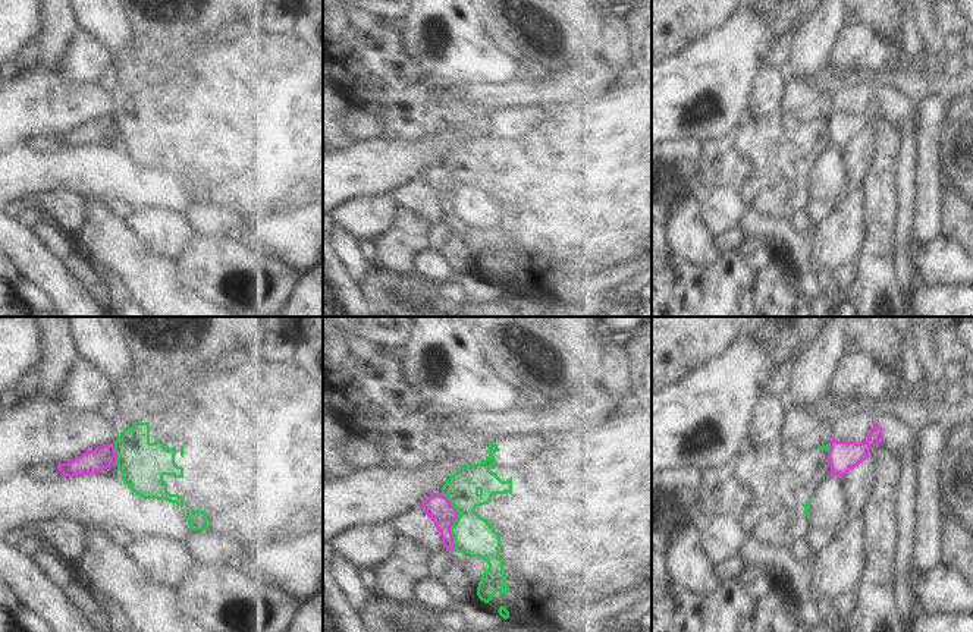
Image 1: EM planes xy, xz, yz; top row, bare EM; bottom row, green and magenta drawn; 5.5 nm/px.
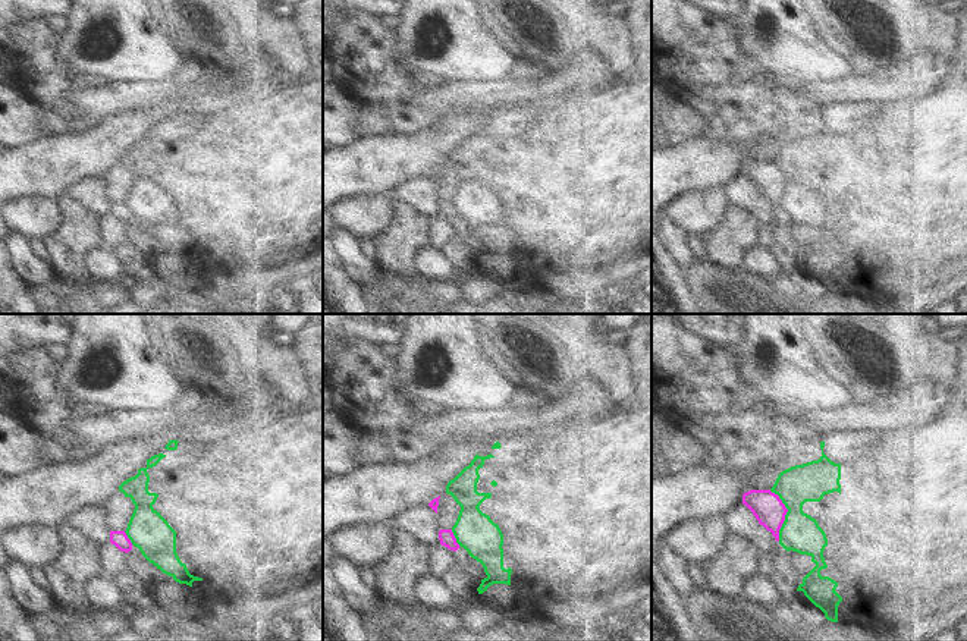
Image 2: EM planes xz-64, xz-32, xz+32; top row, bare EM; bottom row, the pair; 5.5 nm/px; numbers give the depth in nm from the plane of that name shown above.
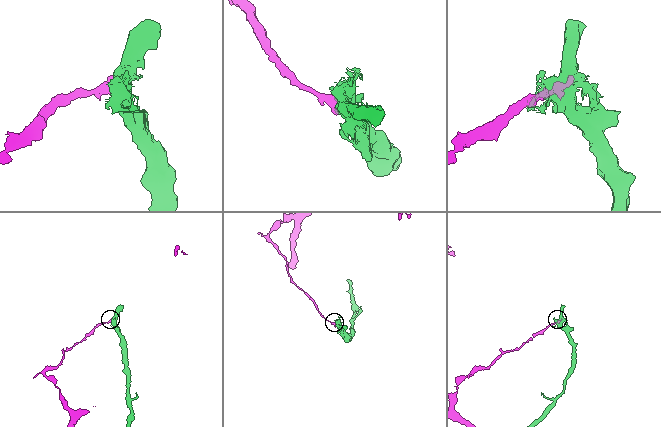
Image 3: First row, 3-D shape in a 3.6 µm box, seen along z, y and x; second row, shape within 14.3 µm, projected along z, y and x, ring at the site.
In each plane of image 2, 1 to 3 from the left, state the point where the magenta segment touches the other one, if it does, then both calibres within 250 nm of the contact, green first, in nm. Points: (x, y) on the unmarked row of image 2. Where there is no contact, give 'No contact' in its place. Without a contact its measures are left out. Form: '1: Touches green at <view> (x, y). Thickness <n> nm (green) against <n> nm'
1: Touches green at xz-64 (128, 209). Thickness 220 nm (green) against 90 nm
2: Touches green at xz-32 (455, 209). Thickness 220 nm (green) against 90 nm
3: Touches green at xz+32 (787, 185). Thickness 220 nm (green) against 170 nm.

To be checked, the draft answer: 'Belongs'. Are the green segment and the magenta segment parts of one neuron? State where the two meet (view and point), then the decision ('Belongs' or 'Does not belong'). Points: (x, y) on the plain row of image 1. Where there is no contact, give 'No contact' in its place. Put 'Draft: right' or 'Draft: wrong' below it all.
Touches green at xz (457, 192). Does not belong.
Draft: wrong

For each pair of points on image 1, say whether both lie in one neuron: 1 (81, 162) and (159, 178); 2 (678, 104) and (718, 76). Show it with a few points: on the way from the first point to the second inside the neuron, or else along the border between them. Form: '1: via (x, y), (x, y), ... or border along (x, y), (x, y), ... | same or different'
1: via (100, 173), (116, 178), (140, 178) | same
2: via (689, 97), (700, 93), (708, 85) | same

